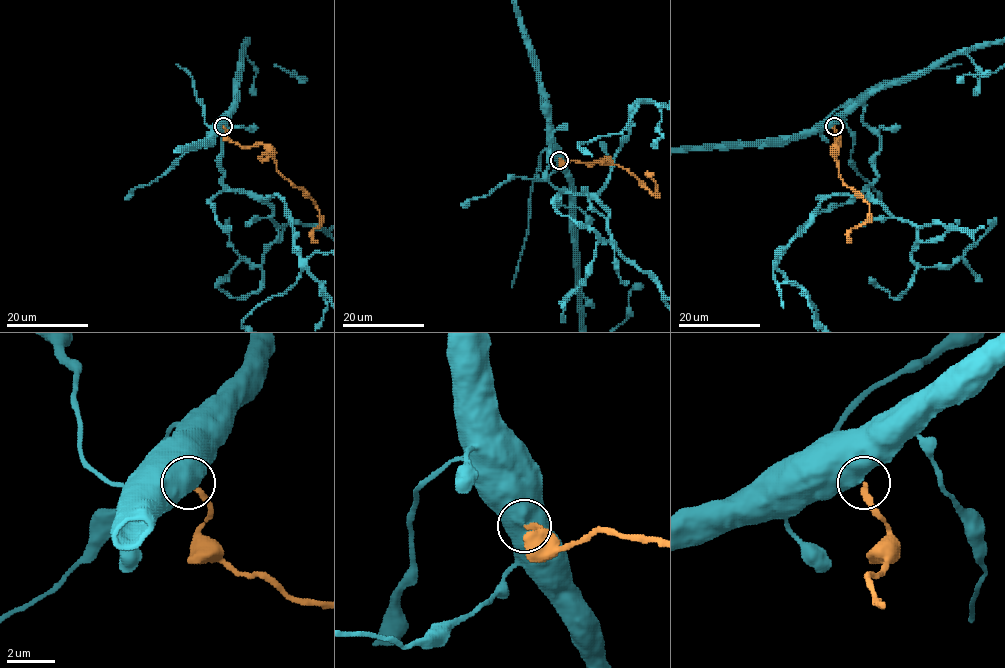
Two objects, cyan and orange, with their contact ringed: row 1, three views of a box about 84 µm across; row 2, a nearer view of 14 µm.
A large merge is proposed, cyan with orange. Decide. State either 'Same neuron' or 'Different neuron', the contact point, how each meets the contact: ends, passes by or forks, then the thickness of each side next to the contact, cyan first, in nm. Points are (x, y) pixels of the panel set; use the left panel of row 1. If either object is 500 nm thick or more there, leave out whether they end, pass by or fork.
Same neuron. Place: (223, 126). At the ring cyan passes by. At the ring orange ends. Thickness 480 nm (cyan) against 200 nm

